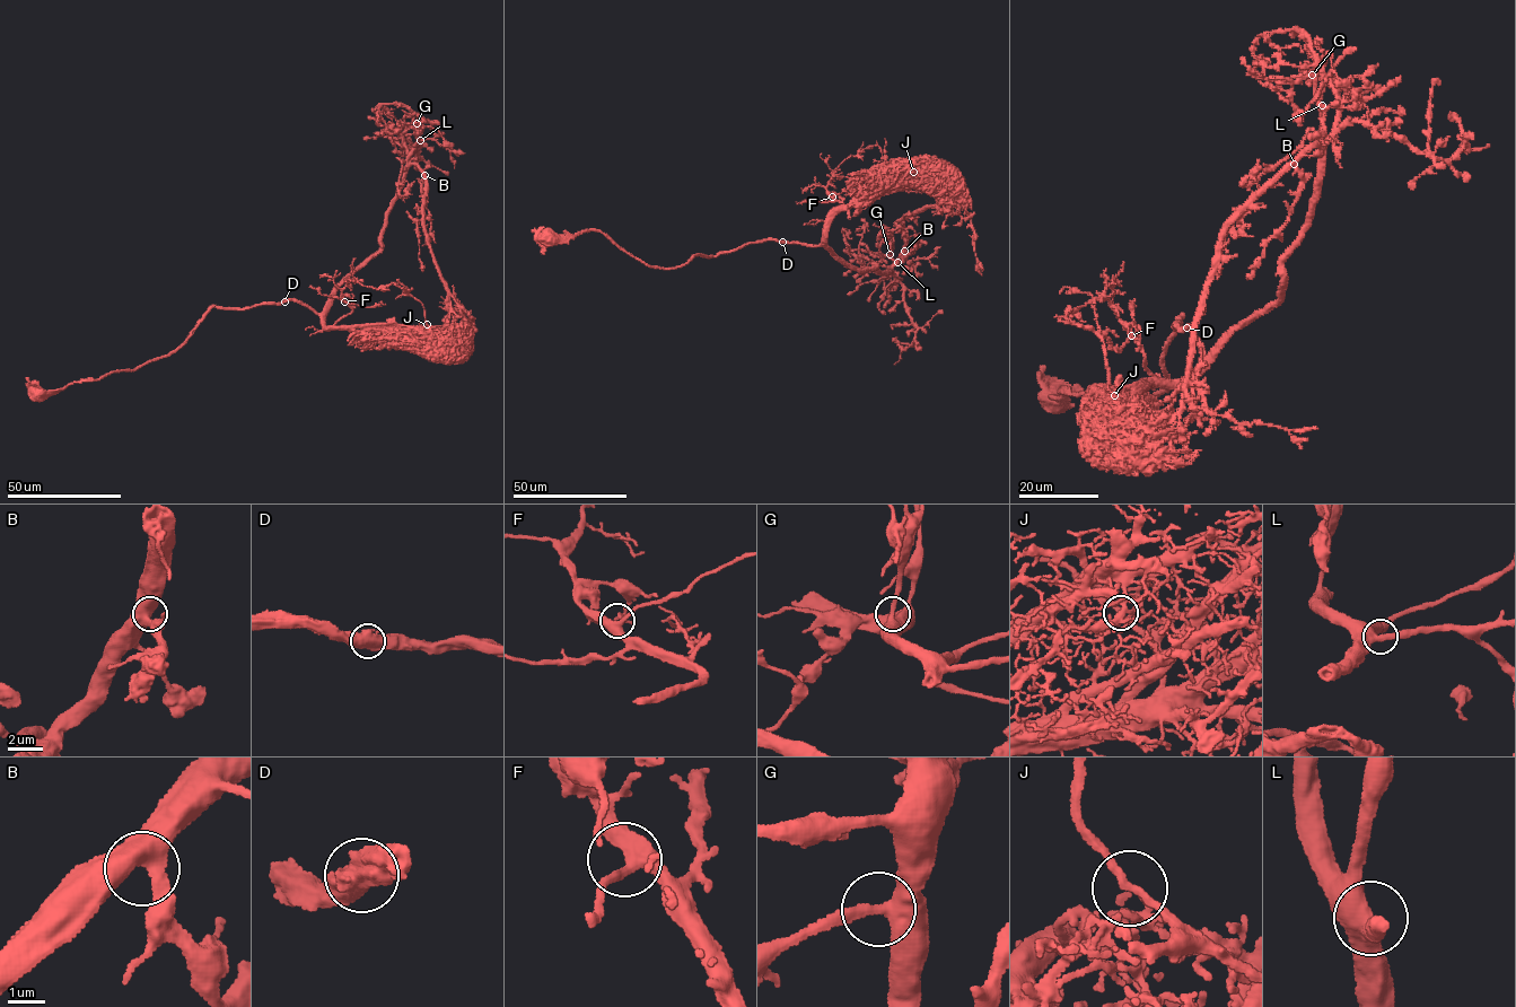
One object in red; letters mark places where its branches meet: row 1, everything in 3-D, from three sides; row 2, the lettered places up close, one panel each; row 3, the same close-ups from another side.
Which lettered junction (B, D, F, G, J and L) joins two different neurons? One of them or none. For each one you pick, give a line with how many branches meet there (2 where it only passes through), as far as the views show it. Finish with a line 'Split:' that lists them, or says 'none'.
Split: none

